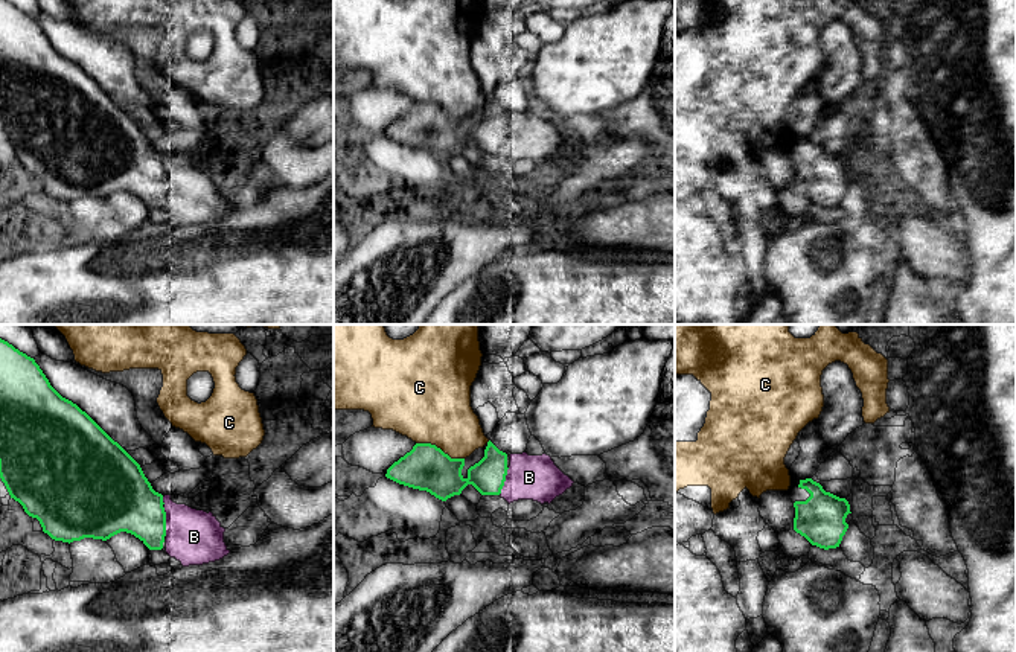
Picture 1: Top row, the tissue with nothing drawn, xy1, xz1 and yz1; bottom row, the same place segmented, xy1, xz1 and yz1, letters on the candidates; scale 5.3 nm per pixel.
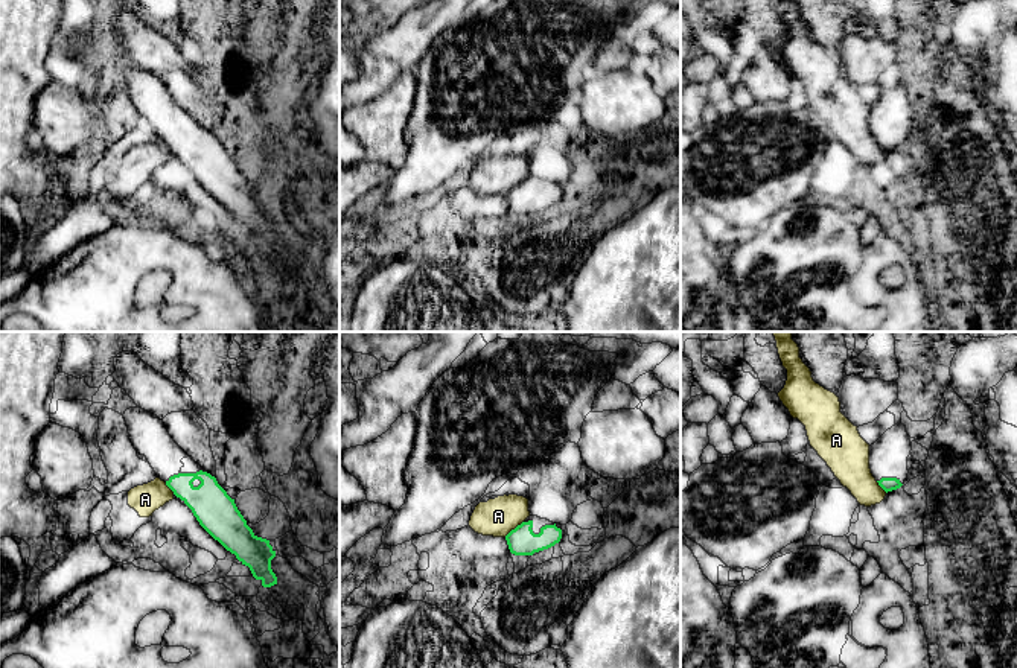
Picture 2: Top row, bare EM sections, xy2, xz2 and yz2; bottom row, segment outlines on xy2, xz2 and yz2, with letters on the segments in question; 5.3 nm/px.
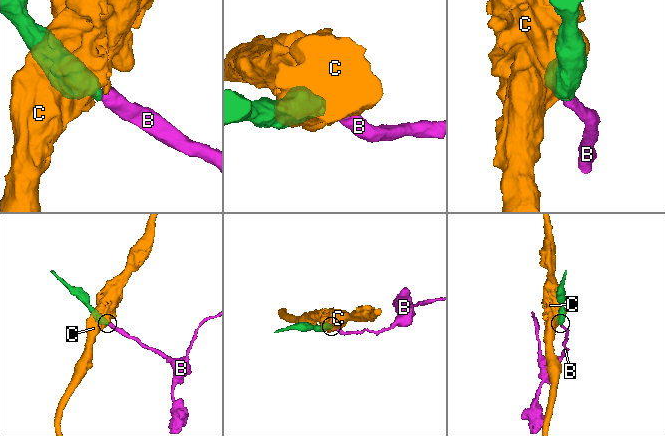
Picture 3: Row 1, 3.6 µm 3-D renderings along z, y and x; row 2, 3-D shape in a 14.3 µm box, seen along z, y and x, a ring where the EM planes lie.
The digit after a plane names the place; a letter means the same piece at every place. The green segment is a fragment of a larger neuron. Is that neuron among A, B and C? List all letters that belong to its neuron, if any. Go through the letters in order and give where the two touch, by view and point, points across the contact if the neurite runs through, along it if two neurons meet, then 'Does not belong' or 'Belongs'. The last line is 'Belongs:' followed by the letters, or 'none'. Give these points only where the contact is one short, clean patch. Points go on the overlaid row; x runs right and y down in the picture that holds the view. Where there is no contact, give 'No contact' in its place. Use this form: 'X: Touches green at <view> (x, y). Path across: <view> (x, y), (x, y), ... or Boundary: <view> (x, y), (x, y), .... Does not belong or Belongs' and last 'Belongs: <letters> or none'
A: Touches green at xz2 (515, 528). Boundary: xz2 (522, 521), (504, 536). Does not belong
B: Touches green at xy1 (165, 521). Belongs
C: Touches green at xz1 (439, 448). Does not belong
Belongs: B

